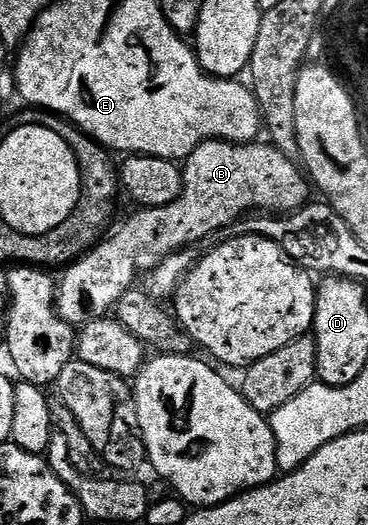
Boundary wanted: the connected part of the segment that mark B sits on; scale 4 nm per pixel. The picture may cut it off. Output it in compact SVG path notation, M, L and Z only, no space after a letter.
M204 140L183 161L183 190L175 202L137 210L62 271L65 273L61 280L59 276L55 288L55 303L61 319L74 326L84 326L90 320L108 317L116 309L119 298L138 283L137 275L148 273L163 258L192 249L192 244L207 239L220 228L228 229L246 214L296 212L310 203L311 184L298 161L274 148L272 143L261 143Z

